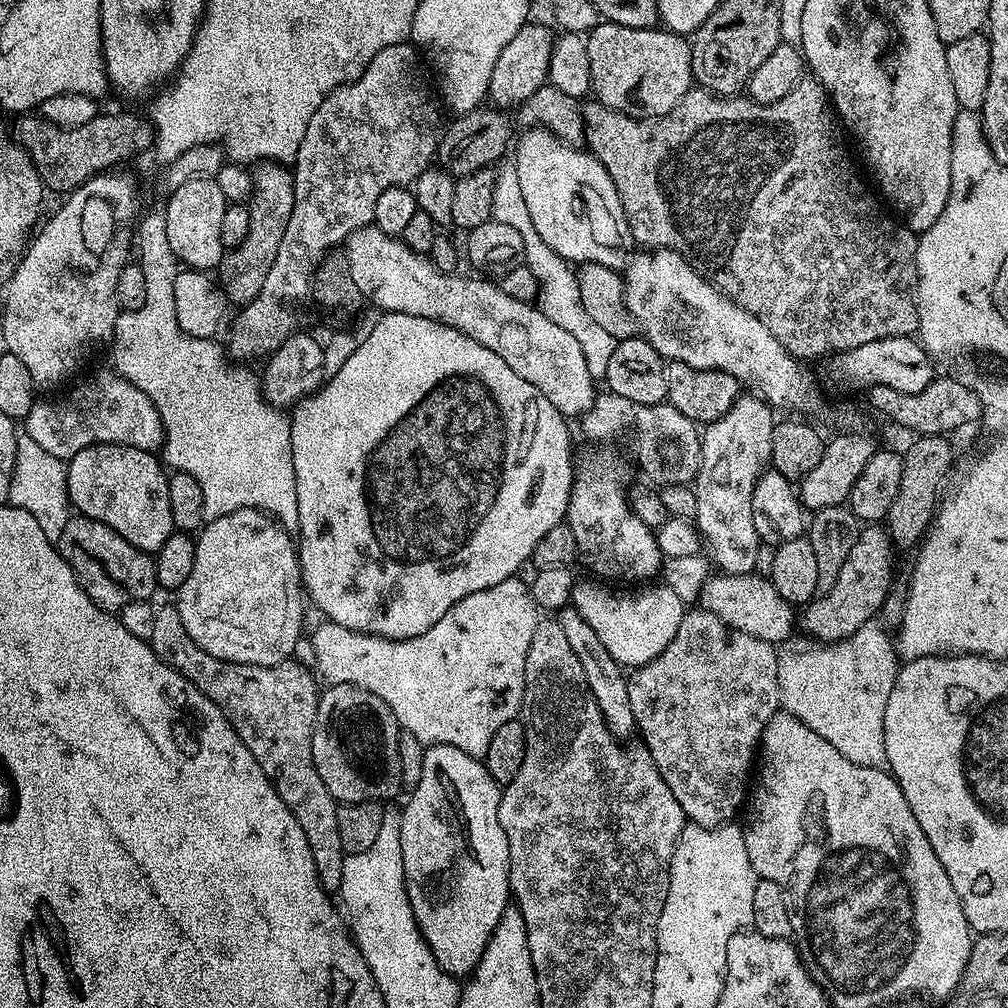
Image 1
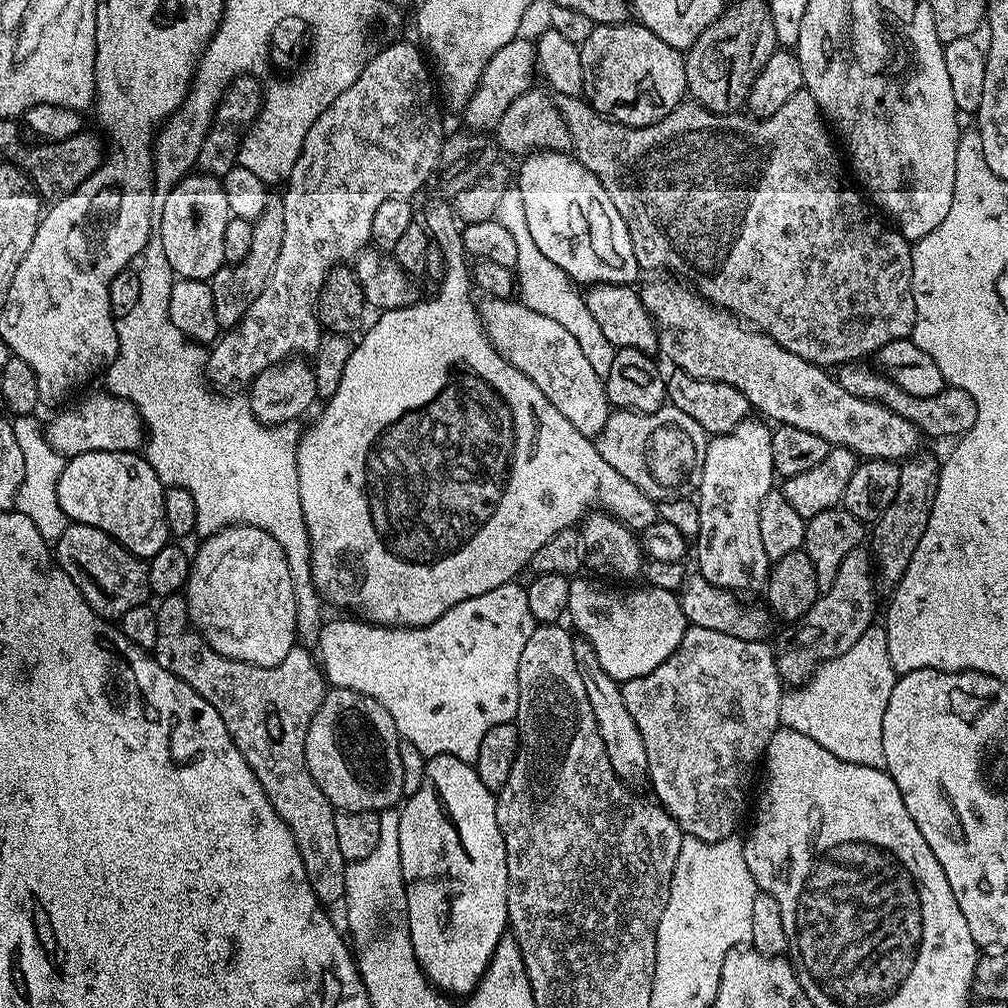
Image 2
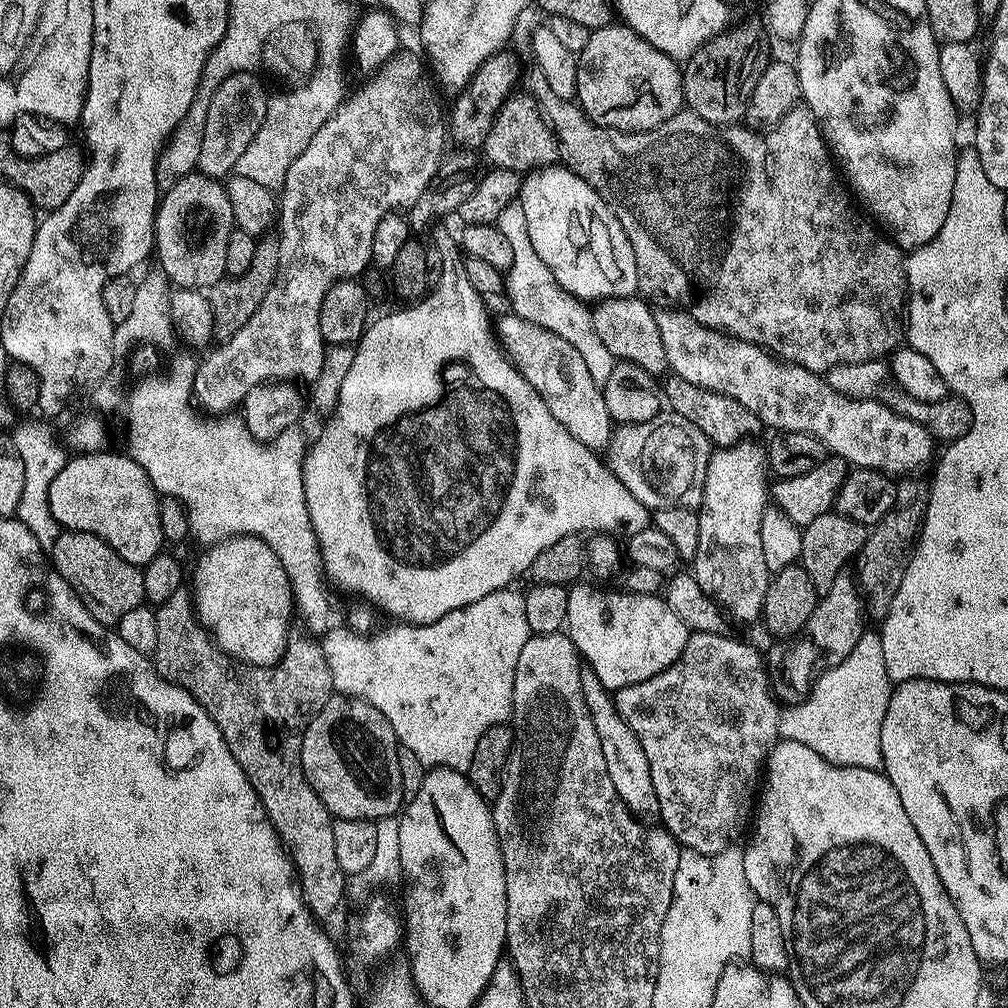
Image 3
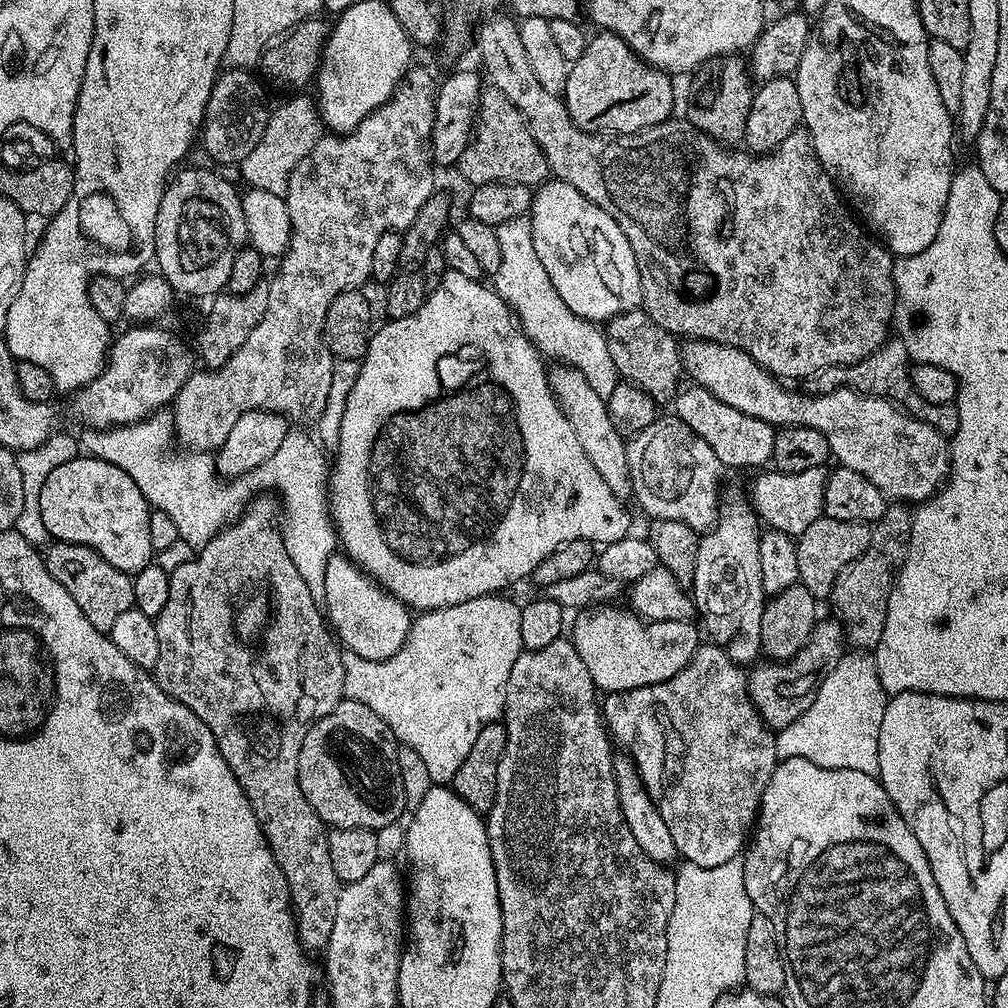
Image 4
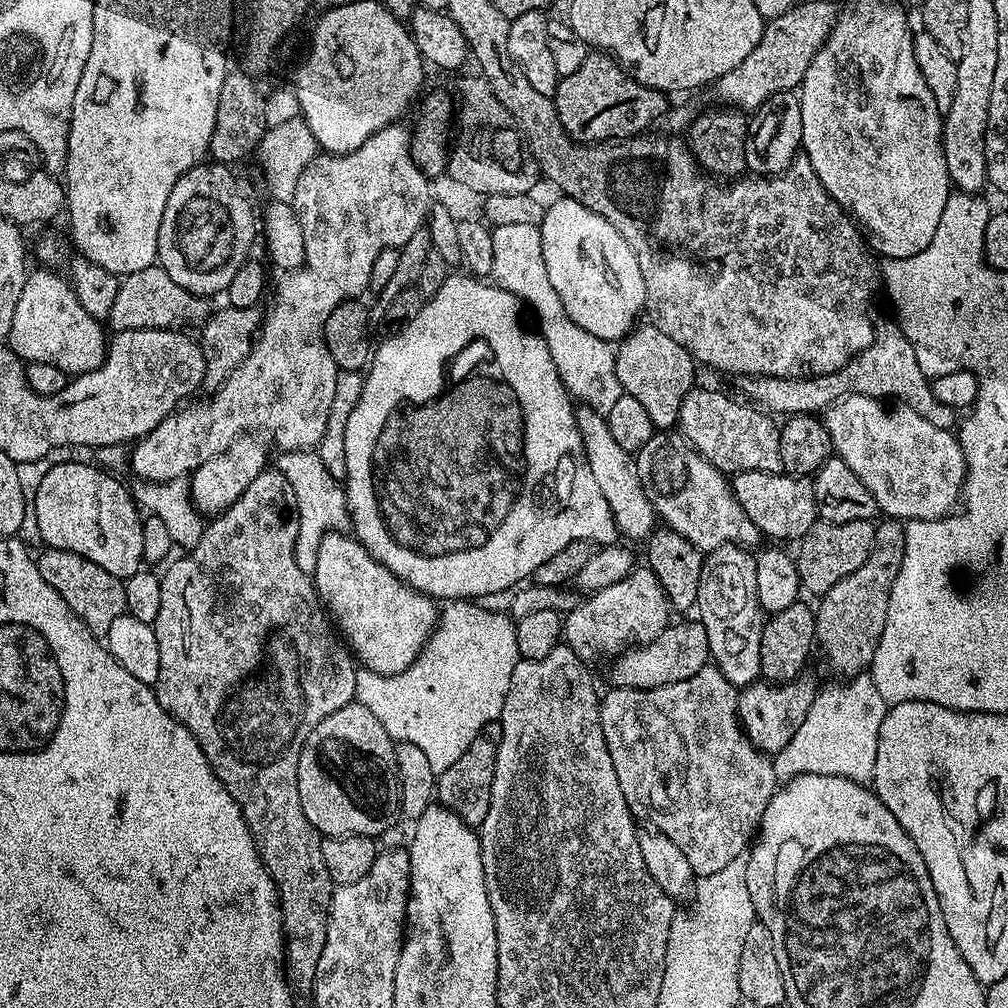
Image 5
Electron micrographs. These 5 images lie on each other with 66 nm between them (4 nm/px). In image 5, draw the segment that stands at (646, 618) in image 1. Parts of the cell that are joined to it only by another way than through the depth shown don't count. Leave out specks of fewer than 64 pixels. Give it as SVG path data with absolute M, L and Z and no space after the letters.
M692 618L685 624L669 623L658 638L654 638L648 644L643 646L632 646L620 653L611 661L612 664L612 681L611 683L617 688L657 688L666 686L670 682L682 682L682 678L690 678L702 670L704 664L709 663L708 643L706 642L706 630L700 625L699 619Z

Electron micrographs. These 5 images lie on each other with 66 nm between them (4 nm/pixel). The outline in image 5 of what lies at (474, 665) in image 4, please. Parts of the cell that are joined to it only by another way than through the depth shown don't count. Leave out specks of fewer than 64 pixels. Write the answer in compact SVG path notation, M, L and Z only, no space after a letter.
M466 600L445 603L431 638L425 642L420 657L406 671L383 676L361 667L356 674L355 703L366 706L366 710L382 722L392 740L411 742L413 746L426 750L430 770L438 774L450 770L450 766L466 754L470 742L474 742L474 738L478 738L488 725L499 721L502 702L506 702L506 690L510 690L510 674L514 674L514 666L521 660L512 616L491 612L480 604L483 603Z

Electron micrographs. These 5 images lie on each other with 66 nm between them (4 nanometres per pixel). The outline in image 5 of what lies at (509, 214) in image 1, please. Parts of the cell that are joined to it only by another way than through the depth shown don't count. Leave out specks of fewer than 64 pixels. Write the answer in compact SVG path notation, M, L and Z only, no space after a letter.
M535 224L498 226L491 229L491 234L494 242L494 270L491 279L496 287L505 288L514 294L520 299L521 305L526 306L527 311L529 308L536 315L535 327L546 342L564 389L573 401L582 402L583 407L606 414L622 395L613 345L590 334L590 330L582 330L582 326L578 326L578 322L566 314L566 306L562 306L562 298L558 298L554 285L546 274L539 227Z

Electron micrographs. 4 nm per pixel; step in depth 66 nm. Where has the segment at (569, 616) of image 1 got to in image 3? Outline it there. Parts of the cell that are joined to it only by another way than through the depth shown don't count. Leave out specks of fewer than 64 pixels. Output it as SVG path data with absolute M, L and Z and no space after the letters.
M584 668L581 669L580 677L583 698L586 699L587 709L590 710L591 721L594 722L594 730L597 731L602 756L606 761L606 770L609 771L614 790L633 816L648 824L656 822L660 817L661 806L658 804L658 794L654 791L654 782L650 776L650 764L641 742L618 714L613 695L598 681L598 676L591 669Z

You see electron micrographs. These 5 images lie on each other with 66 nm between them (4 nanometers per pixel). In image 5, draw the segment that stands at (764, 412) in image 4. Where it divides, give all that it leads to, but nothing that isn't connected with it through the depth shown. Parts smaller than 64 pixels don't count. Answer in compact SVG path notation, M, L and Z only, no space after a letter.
M855 394L842 396L825 408L822 419L826 430L830 430L835 455L840 456L858 478L862 478L866 490L874 494L877 509L884 512L885 517L901 522L937 520L957 507L964 490L965 467L962 446L955 431L933 426L922 418L922 414L910 410L905 404Z

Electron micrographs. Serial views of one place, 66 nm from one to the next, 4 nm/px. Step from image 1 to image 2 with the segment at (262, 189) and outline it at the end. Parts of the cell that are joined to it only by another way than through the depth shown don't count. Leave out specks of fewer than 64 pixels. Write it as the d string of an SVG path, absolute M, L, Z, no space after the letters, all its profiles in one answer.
M269 195L266 210L252 223L254 239L250 251L242 262L218 269L210 281L214 294L214 314L218 314L221 329L227 330L244 317L246 310L254 306L254 298L262 294L270 274L274 274L274 266L278 262L278 254L282 254L282 234L286 230L284 221L284 201L279 195Z

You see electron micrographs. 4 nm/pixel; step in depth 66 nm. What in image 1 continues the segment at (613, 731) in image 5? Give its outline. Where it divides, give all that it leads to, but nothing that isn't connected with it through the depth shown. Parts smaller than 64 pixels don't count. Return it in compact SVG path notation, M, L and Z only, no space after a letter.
M688 610L685 611L682 622L678 626L678 634L674 634L674 638L670 638L670 646L666 646L666 650L662 650L662 654L658 654L658 658L654 658L649 664L643 664L641 668L635 669L627 679L630 709L636 719L639 739L647 748L650 758L654 758L654 766L666 782L666 786L670 788L670 794L674 794L674 798L678 798L678 806L682 806L685 817L691 823L703 828L718 828L722 824L735 821L737 819L736 811L739 810L740 803L742 803L742 808L746 800L744 783L747 780L749 783L750 773L754 768L754 757L757 755L762 734L766 730L770 718L774 718L781 711L776 648L762 638L754 638L745 632L733 632L717 616L712 616L706 611Z

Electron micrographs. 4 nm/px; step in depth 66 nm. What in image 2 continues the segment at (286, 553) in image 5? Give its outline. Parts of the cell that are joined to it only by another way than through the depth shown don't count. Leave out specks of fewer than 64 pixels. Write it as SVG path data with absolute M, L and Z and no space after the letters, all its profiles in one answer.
M183 595L165 596L155 605L155 609L158 618L158 642L154 649L156 661L170 670L170 674L182 678L182 682L202 694L202 698L206 698L206 702L218 710L222 722L226 722L226 730L230 730L230 738L234 738L234 746L242 750L242 758L246 758L250 770L254 770L262 790L266 790L266 798L270 798L274 810L282 822L286 822L290 834L294 834L294 842L302 854L302 866L306 866L306 878L314 894L325 906L339 905L344 898L348 864L342 858L342 849L338 847L337 809L332 807L326 794L318 790L306 766L304 749L308 727L318 706L322 706L326 691L326 677L317 657L309 649L297 646L273 668L259 668L244 660L231 660L215 652L196 631L192 617L188 615L188 601Z

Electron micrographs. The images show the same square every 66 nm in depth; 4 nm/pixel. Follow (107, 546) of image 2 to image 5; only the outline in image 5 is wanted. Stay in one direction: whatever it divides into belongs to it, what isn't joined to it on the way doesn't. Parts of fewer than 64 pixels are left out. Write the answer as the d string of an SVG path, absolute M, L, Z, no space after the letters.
M45 547L41 556L35 557L38 570L58 594L70 606L72 613L86 625L97 638L107 637L110 625L114 618L125 615L126 590L124 581L118 579L107 570L102 570L98 562L90 558L82 558L82 554L74 554L70 550L58 550L57 548Z

